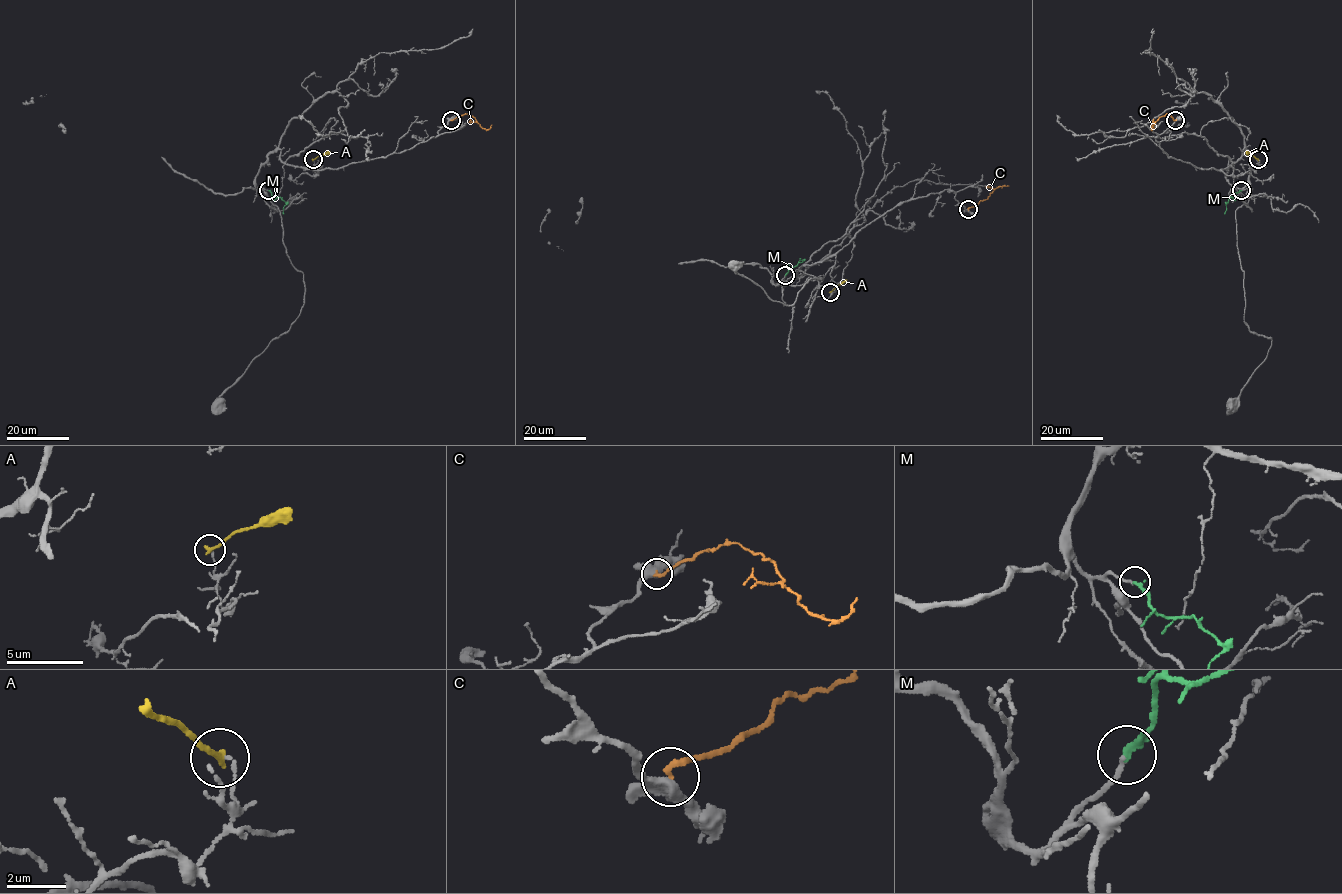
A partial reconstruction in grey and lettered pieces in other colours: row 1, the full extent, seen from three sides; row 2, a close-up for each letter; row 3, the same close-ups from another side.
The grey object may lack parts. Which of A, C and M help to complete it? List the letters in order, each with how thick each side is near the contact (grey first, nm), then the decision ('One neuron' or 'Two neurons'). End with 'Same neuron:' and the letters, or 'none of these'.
A: Thickness 110 nm (grey) against 240 nm. Two neurons
C: Thickness 340 nm (grey) against 200 nm. Two neurons
M: Thickness 170 nm (grey) against 240 nm. One neuron
Same neuron: M

